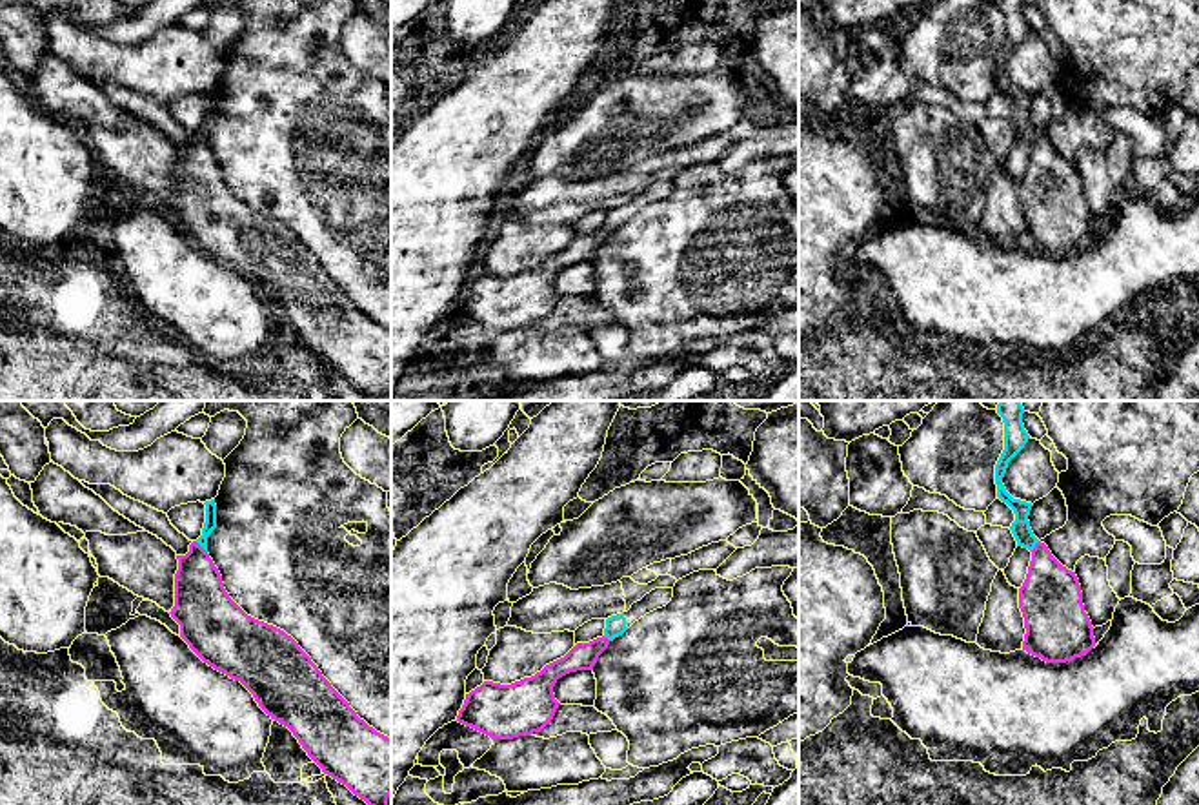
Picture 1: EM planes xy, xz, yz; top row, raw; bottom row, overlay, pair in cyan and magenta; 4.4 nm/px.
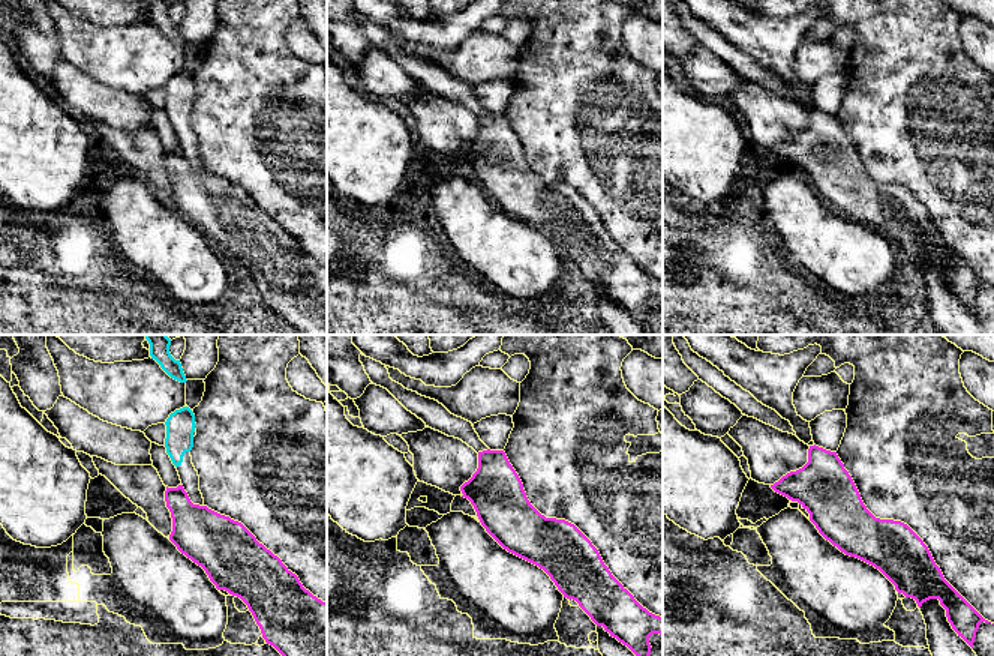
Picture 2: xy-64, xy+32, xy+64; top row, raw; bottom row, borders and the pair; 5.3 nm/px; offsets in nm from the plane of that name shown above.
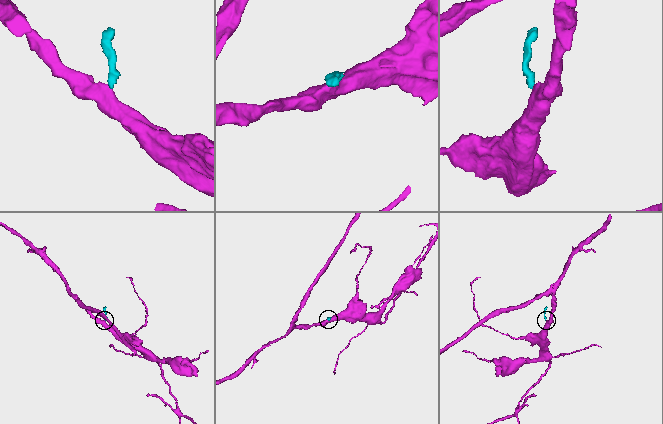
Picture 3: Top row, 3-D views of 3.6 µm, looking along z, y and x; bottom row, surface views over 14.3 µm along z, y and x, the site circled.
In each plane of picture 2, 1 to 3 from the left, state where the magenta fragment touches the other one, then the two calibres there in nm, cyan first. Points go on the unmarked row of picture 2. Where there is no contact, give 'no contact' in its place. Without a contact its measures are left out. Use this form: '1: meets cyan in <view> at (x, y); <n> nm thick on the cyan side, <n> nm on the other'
1: no contact
2: no contact
3: no contact

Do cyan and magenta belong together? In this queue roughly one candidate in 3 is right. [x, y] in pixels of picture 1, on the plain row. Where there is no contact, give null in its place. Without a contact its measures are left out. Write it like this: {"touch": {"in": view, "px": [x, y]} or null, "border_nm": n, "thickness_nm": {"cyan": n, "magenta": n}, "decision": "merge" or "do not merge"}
{"touch": {"in": "xy", "px": [201, 137]}, "border_nm": 80, "thickness_nm": {"cyan": 60, "magenta": 240}, "decision": "do not merge"}

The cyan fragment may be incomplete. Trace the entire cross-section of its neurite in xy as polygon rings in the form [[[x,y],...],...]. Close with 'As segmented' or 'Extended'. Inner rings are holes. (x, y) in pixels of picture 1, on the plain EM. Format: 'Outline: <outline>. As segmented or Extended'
Outline: [[[215,91],[206,93],[206,115],[202,120],[202,127],[196,131],[196,135],[207,144],[207,129],[217,120],[217,97]]]. As segmented

